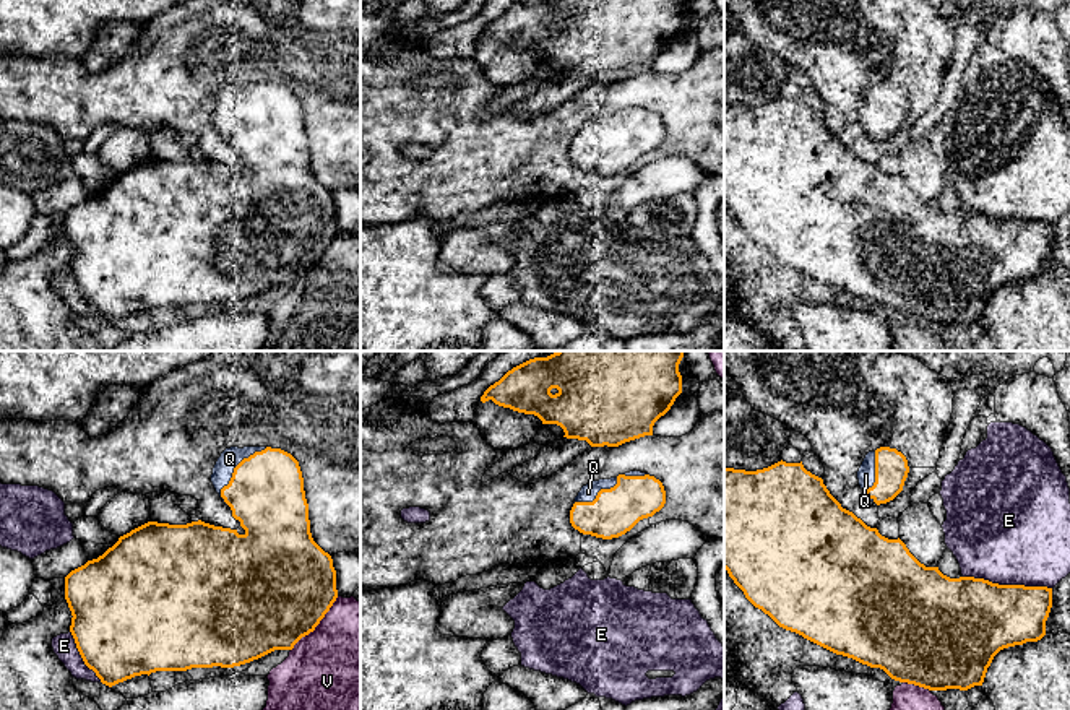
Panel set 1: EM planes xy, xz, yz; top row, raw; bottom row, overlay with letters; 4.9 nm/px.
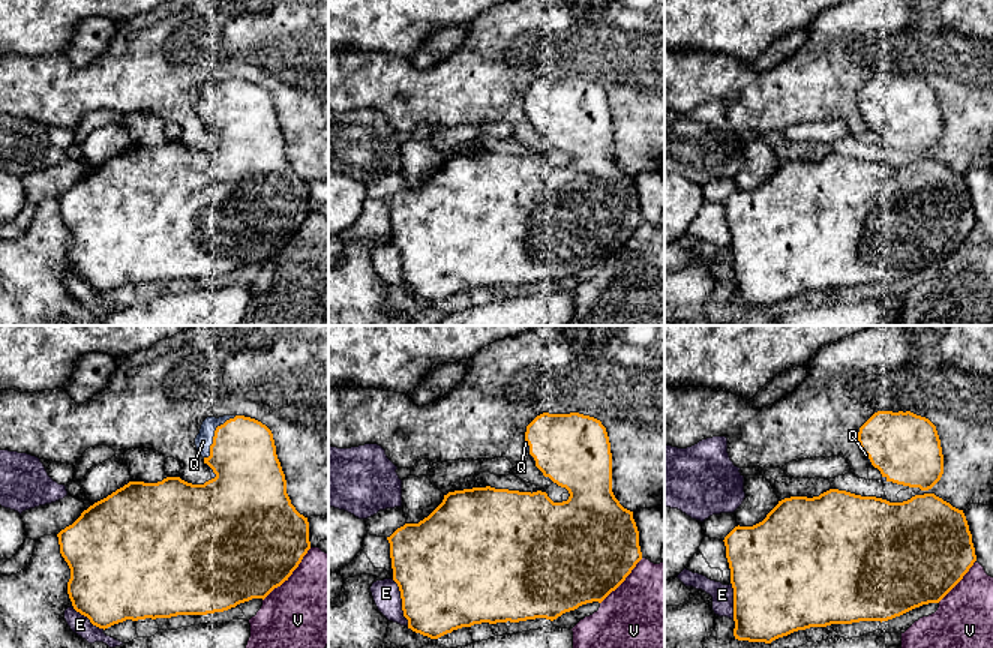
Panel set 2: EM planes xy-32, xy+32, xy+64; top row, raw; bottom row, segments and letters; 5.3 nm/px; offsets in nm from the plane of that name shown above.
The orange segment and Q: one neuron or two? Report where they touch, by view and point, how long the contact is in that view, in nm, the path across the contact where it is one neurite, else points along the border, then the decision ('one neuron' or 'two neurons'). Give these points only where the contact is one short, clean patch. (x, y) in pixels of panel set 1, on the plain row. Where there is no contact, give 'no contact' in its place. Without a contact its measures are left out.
contact xy (234, 106); length 360 nm; one neuron

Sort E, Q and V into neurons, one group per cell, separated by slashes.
E / Q / V

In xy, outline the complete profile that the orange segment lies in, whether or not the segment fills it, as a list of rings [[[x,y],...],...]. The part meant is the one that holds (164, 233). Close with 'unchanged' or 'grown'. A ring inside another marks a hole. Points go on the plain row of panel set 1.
[[[271,83],[226,84],[213,104],[211,119],[222,138],[231,143],[232,153],[245,166],[244,171],[239,171],[237,166],[214,162],[201,156],[187,161],[148,158],[120,172],[102,192],[88,197],[65,213],[65,236],[73,252],[70,268],[84,301],[96,309],[102,320],[112,323],[135,312],[149,312],[156,307],[187,307],[213,302],[234,304],[258,296],[274,286],[292,286],[302,273],[315,266],[336,237],[338,226],[333,195],[312,174],[304,114],[299,97],[291,89]]]; grown

